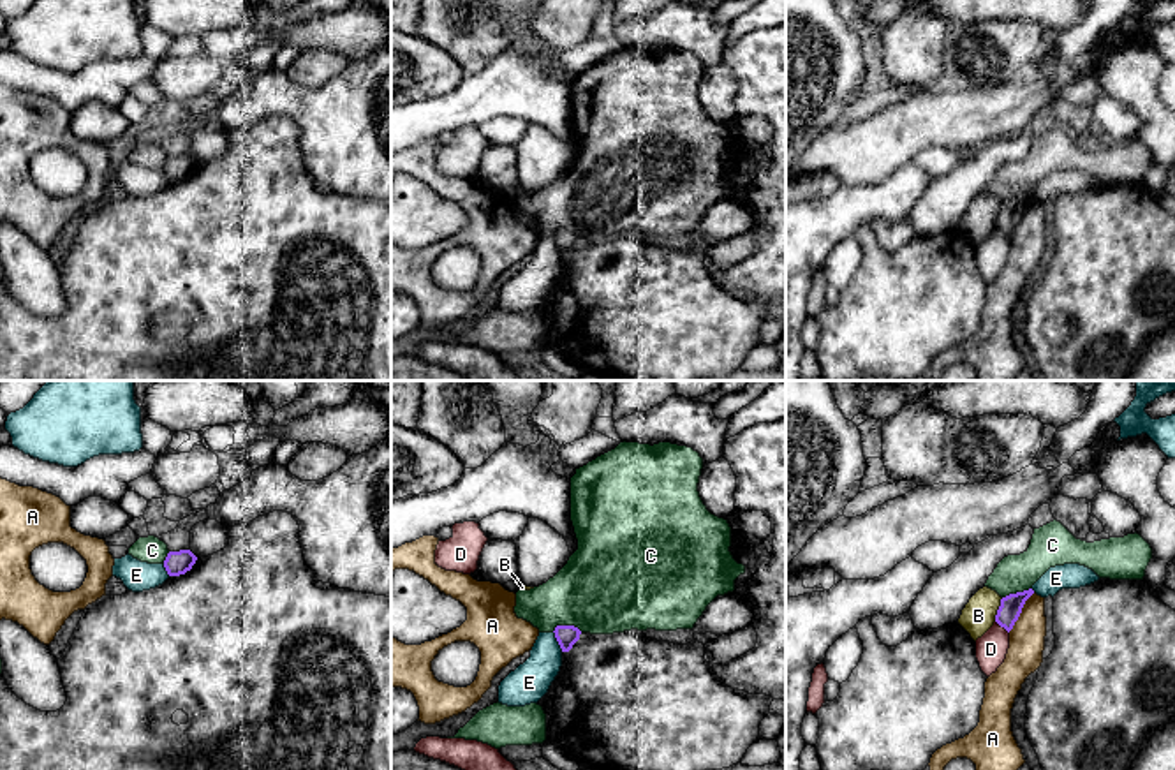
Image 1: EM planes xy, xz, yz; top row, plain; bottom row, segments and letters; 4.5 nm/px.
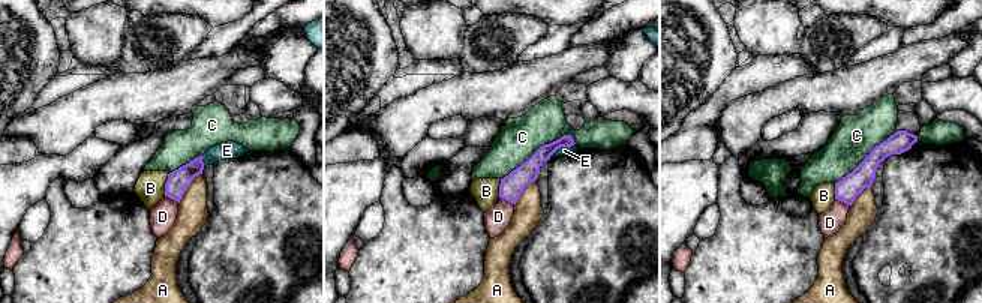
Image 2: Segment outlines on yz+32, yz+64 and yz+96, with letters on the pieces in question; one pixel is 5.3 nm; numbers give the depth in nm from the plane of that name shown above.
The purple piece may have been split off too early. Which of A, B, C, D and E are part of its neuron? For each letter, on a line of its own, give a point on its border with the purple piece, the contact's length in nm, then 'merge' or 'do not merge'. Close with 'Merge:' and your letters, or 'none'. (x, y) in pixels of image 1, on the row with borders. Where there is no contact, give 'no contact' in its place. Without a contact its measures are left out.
A: meets purple in yz at (1020, 612); contact 220 nm long; do not merge
B: meets purple in yz at (997, 610); contact 120 nm long; do not merge
C: meets purple in xz at (568, 626); contact 140 nm long; do not merge
D: meets purple in yz at (1003, 626); contact 90 nm long; do not merge
E: meets purple in xz at (559, 642); contact 100 nm long; do not merge
Merge: none

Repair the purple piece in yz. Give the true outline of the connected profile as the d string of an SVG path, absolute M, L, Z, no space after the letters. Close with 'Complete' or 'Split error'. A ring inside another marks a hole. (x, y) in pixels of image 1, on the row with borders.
M1032 589L1009 594L1001 599L1001 606L995 615L995 622L1004 627L1008 633L1013 629L1015 622L1018 620L1025 601L1034 594Z. Complete

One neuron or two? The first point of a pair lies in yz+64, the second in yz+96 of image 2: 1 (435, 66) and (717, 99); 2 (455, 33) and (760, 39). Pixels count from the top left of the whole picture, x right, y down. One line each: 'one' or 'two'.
1: one
2: one

